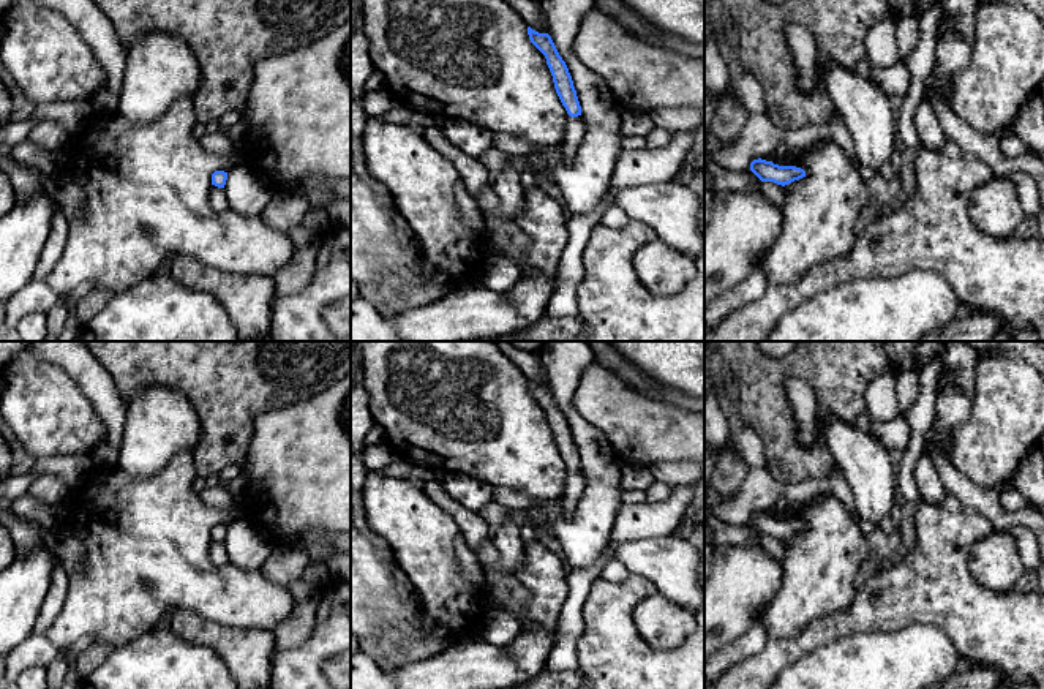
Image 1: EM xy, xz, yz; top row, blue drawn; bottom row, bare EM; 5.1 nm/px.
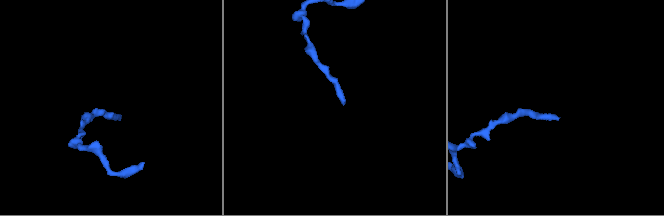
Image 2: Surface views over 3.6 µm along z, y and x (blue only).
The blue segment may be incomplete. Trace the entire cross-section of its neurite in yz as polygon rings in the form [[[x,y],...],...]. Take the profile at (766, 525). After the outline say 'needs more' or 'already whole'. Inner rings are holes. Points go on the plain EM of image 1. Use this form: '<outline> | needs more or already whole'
[[[753,514],[750,517],[750,525],[761,534],[761,536],[774,536],[777,539],[788,539],[794,534],[806,531],[806,525],[796,520],[779,520],[772,515],[766,514]]] | already whole

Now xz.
[[[528,381],[531,397],[545,409],[546,419],[551,425],[556,447],[569,468],[569,476],[564,488],[564,510],[562,518],[570,518],[578,506],[580,498],[584,493],[586,480],[581,473],[581,460],[573,441],[572,430],[562,411],[559,409],[551,390],[548,387],[539,387]]] | needs more

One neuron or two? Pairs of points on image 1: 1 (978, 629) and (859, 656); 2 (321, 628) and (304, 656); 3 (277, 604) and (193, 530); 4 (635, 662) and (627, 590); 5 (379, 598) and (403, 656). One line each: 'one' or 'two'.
1: two
2: one
3: one
4: one
5: one

